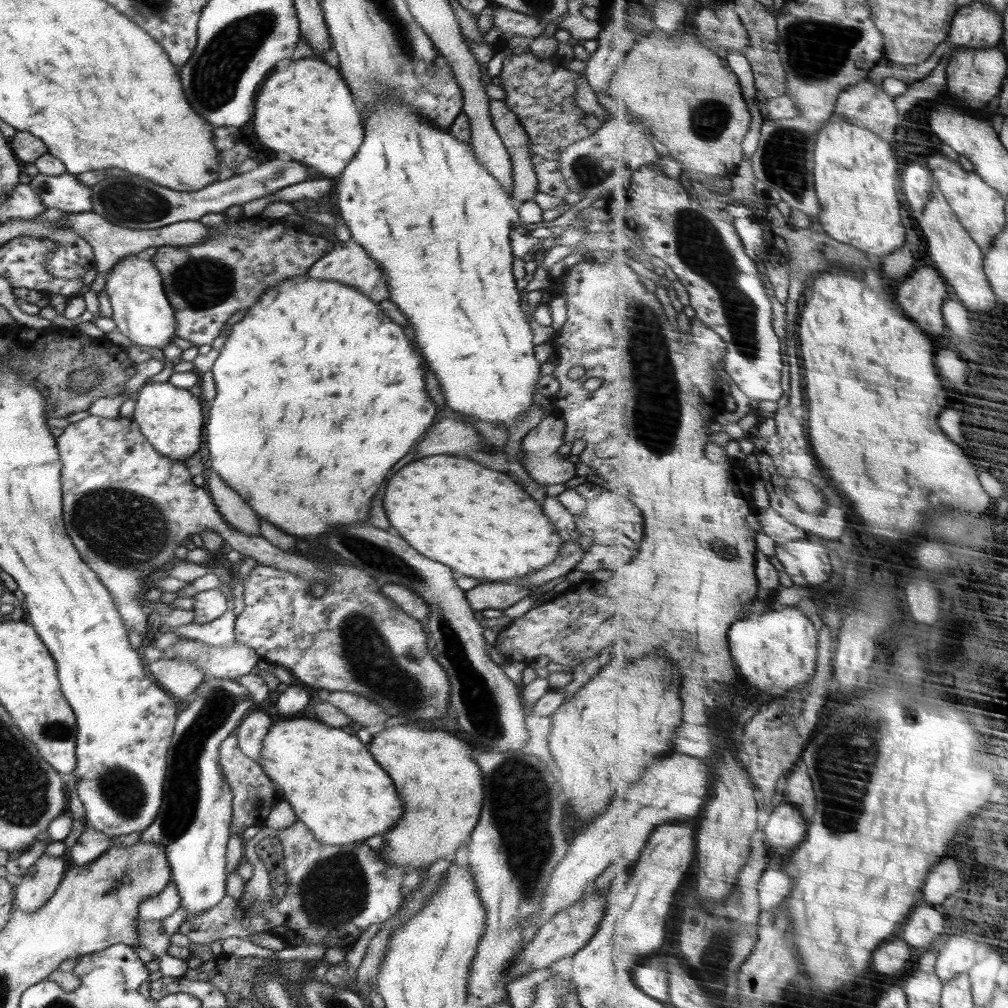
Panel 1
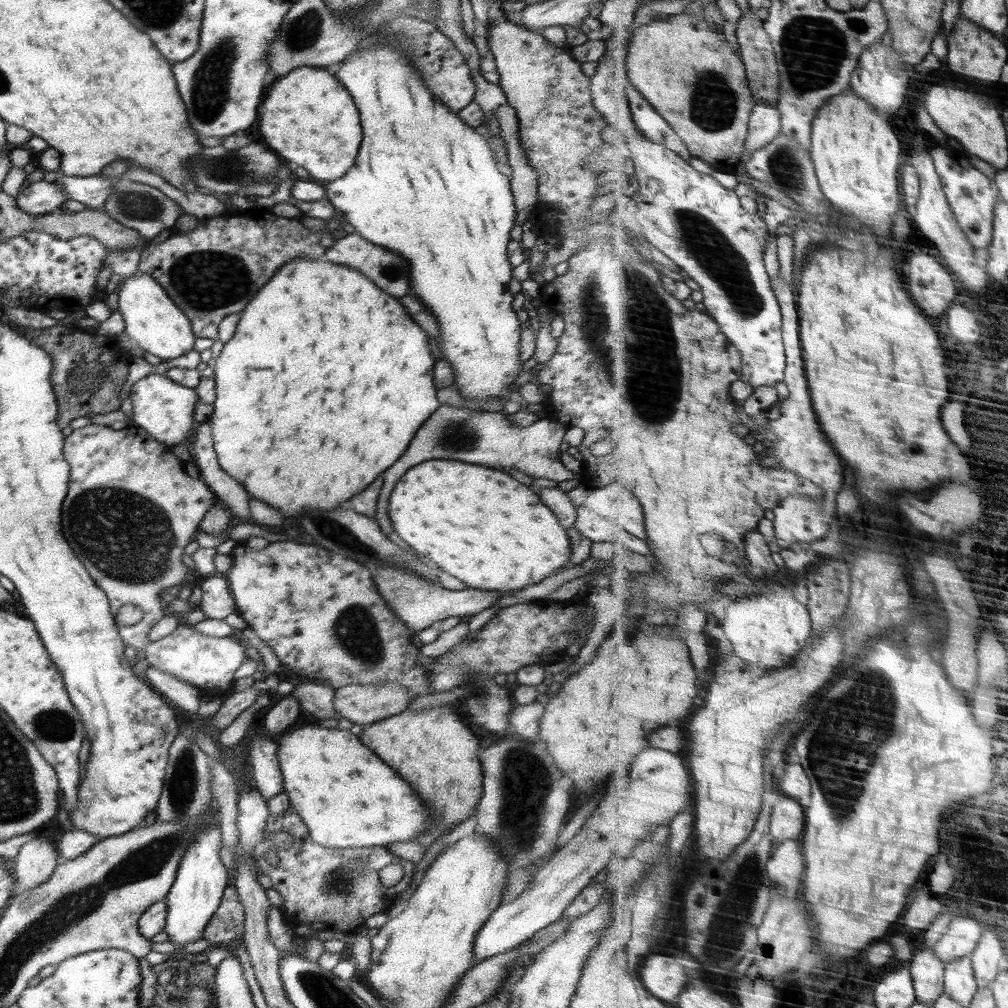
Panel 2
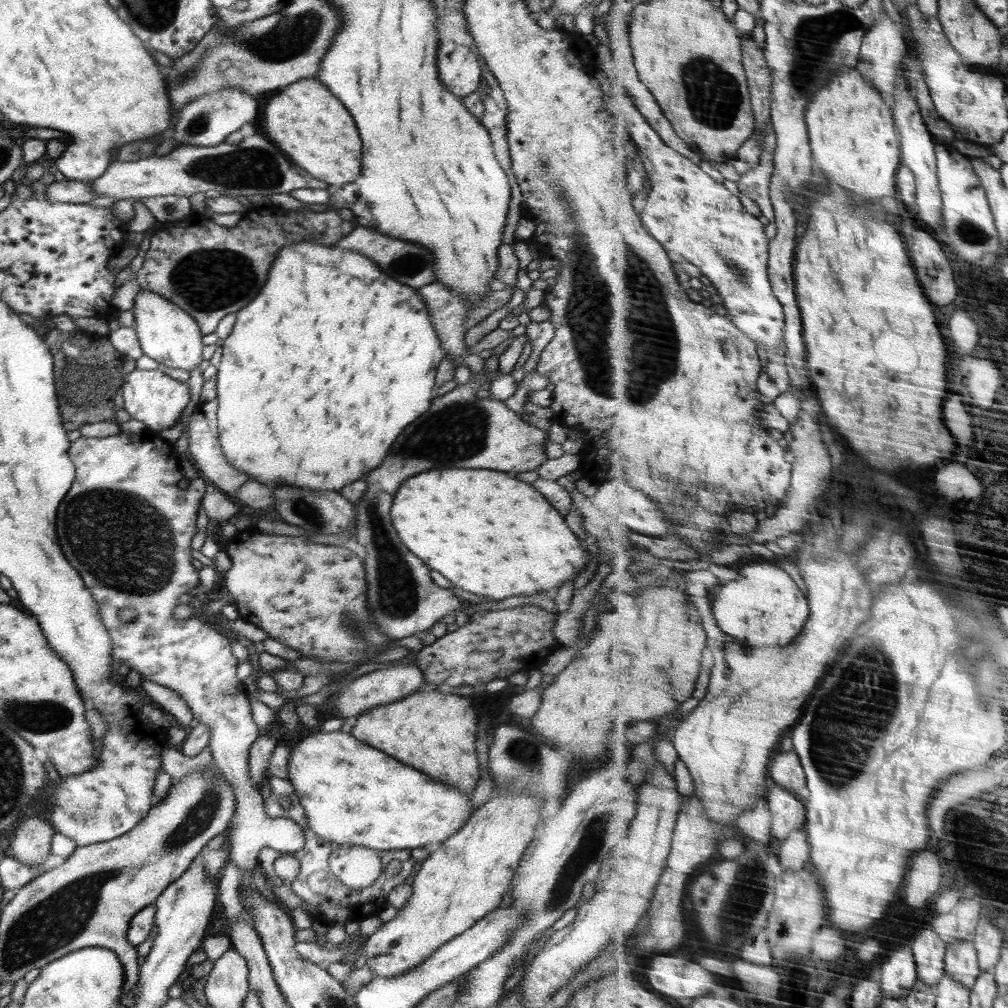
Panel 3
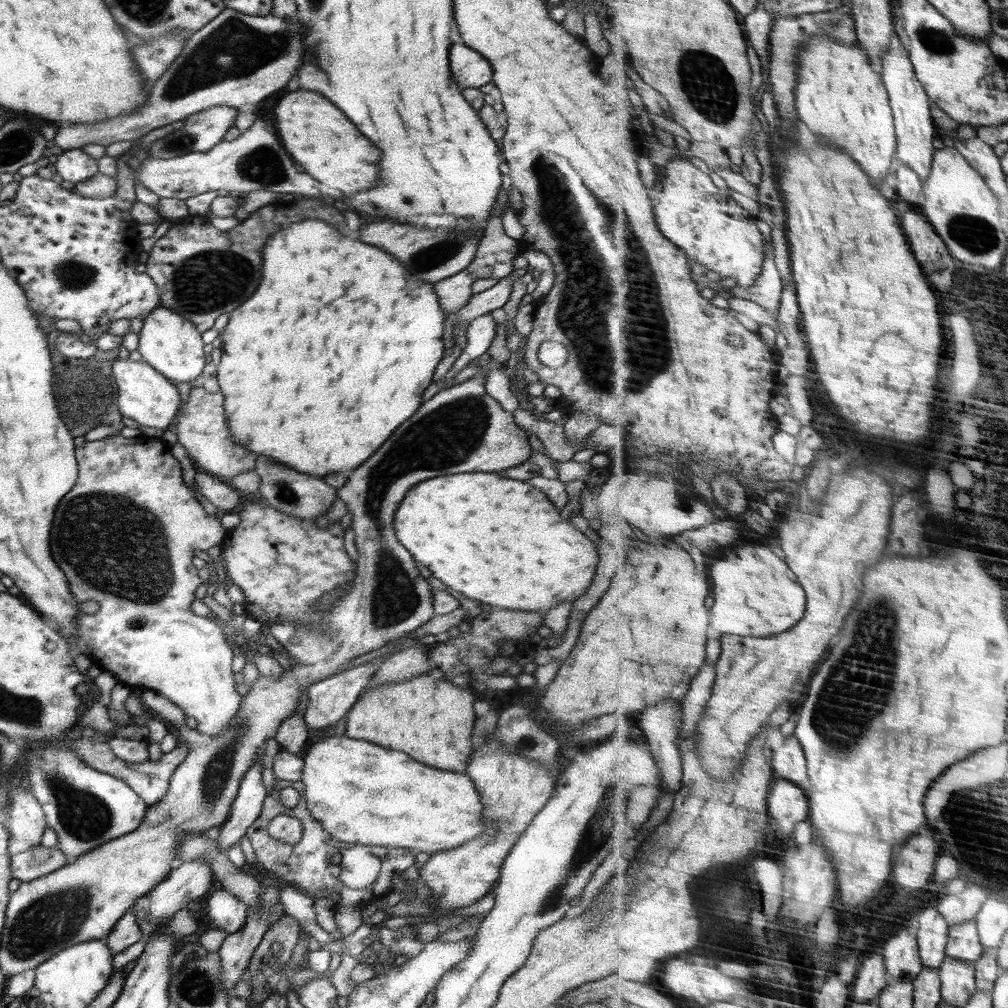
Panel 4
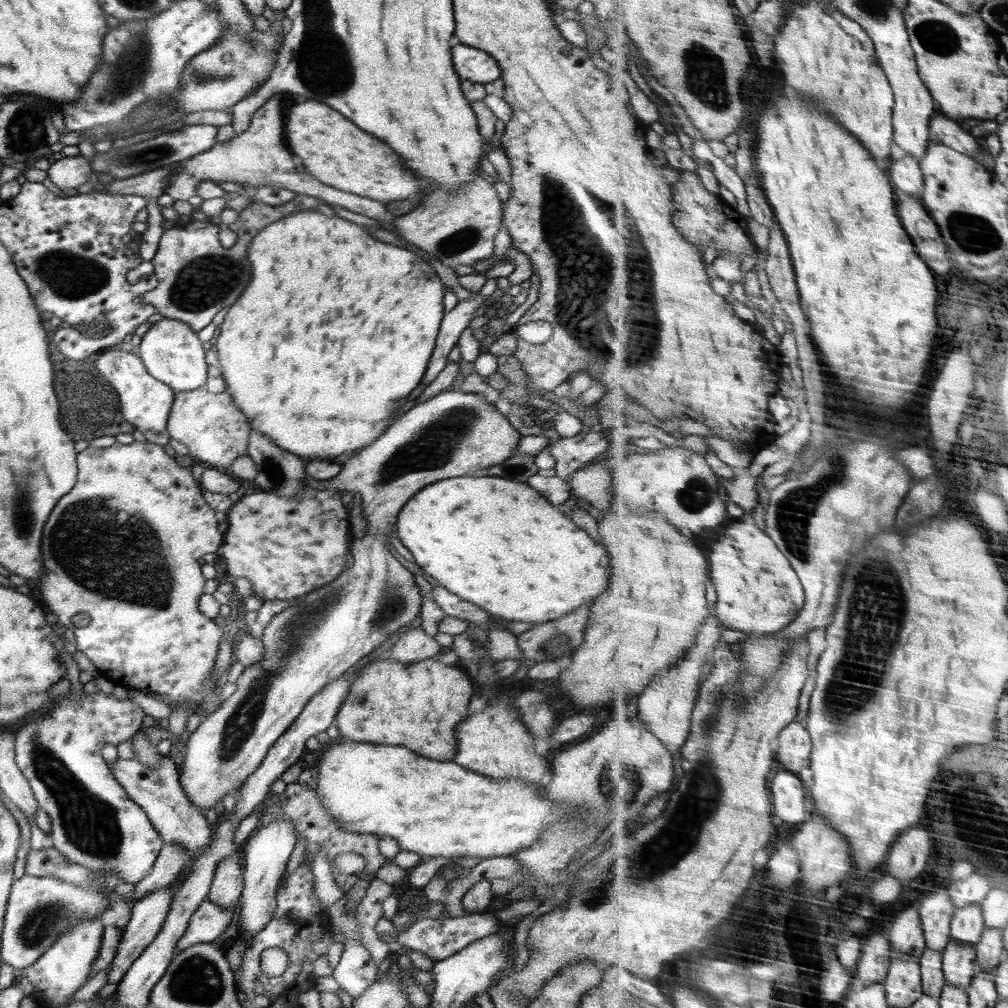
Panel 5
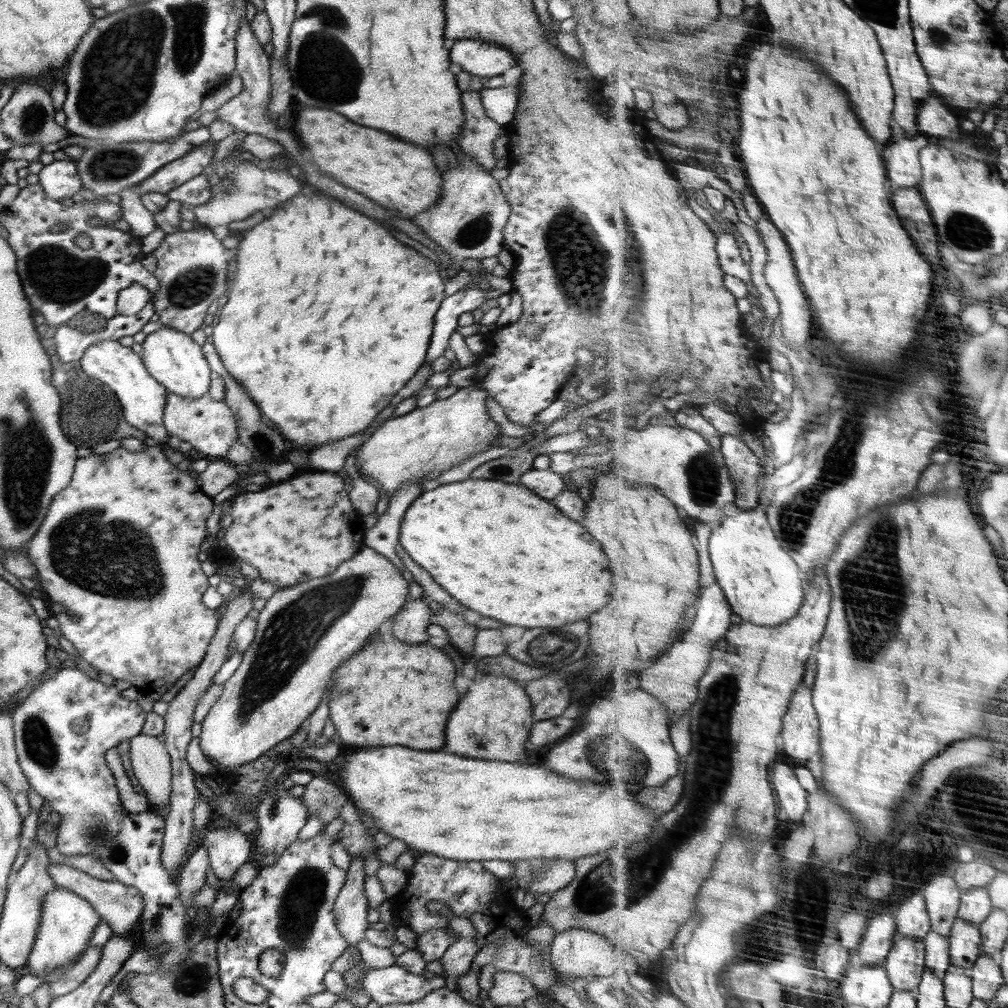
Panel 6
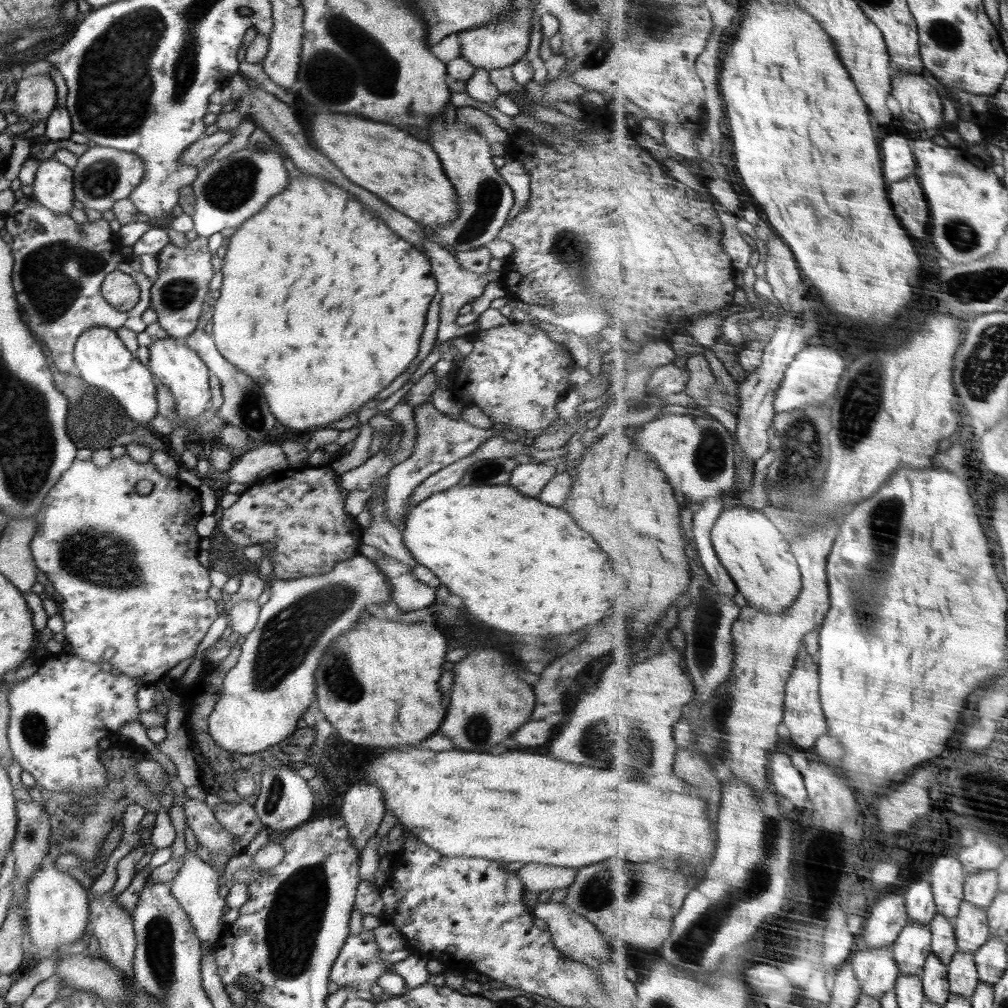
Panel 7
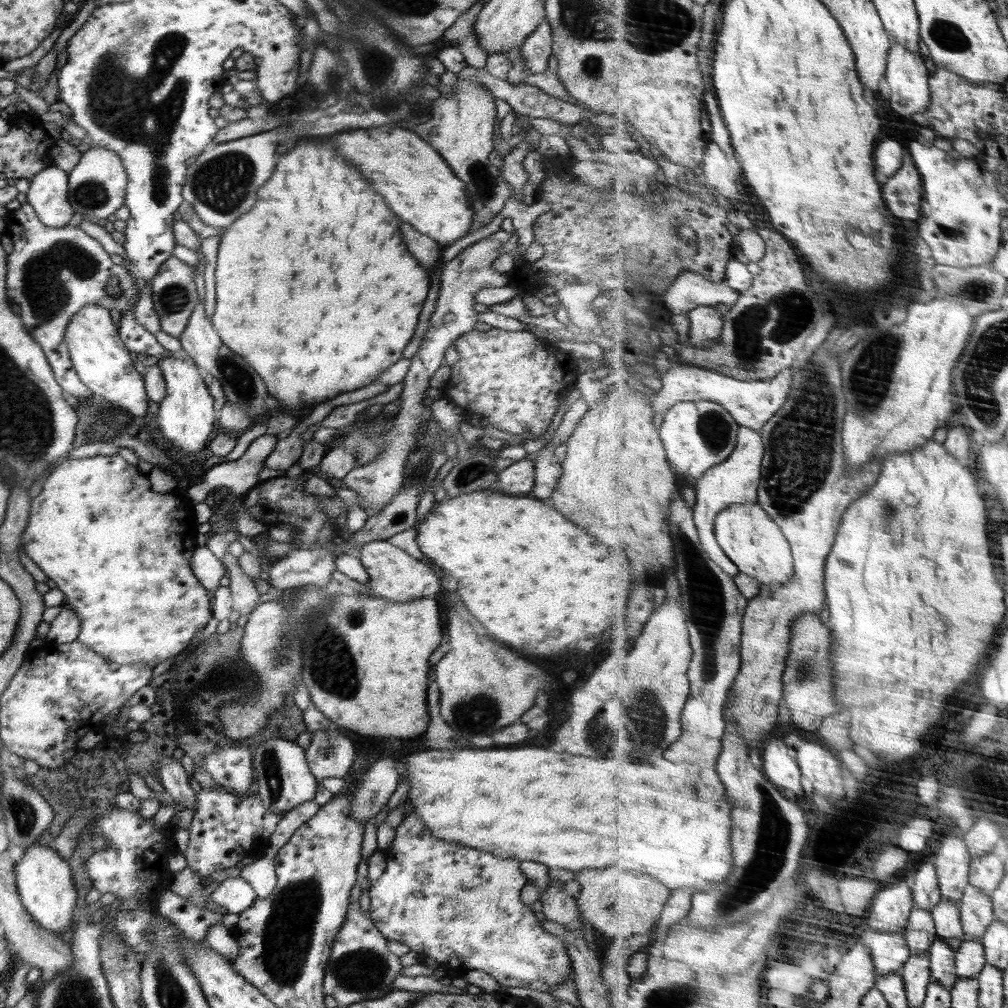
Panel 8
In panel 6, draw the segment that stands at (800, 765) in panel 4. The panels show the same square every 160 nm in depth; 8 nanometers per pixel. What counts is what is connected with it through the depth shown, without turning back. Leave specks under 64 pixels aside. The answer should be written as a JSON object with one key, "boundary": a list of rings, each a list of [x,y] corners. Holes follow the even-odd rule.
{"boundary":[[[806,684],[796,691],[791,710],[785,716],[782,748],[796,764],[810,764],[822,750],[822,728],[815,707],[814,690]]]}

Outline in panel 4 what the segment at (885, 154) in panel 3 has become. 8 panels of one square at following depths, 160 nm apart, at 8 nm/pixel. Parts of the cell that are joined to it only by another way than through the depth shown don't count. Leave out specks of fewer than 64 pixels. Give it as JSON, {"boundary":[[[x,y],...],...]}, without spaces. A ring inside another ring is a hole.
{"boundary":[[[815,36],[807,44],[810,46],[808,52],[804,52],[804,68],[797,90],[799,117],[818,138],[825,138],[826,142],[856,158],[872,178],[888,178],[892,160],[899,151],[899,136],[891,96],[880,66],[870,60],[860,41],[840,44],[828,36]]]}

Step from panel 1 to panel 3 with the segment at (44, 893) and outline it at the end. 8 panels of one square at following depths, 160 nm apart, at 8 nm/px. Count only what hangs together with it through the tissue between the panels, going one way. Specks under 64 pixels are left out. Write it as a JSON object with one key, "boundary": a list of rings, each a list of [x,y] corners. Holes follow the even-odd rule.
{"boundary":[[[23,816],[8,853],[26,866],[41,866],[50,852],[55,828],[38,816]]]}

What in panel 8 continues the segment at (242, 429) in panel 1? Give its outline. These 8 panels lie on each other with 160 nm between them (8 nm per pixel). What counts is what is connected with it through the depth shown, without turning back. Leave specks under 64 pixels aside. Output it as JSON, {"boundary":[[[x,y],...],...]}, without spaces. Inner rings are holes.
{"boundary":[[[298,142],[288,154],[278,158],[272,178],[260,188],[256,196],[254,208],[224,230],[218,245],[215,268],[216,306],[211,322],[222,342],[236,354],[244,356],[247,364],[260,375],[269,395],[277,398],[281,404],[278,410],[290,411],[302,418],[318,403],[338,396],[340,392],[352,392],[368,386],[376,381],[382,372],[403,358],[402,352],[410,342],[414,328],[418,324],[422,302],[428,296],[431,277],[428,278],[428,272],[420,268],[418,260],[406,250],[398,224],[400,218],[392,214],[384,198],[376,194],[370,188],[370,184],[362,178],[362,174],[356,168],[352,168],[344,158],[340,158],[334,150],[324,150],[320,142]]]}

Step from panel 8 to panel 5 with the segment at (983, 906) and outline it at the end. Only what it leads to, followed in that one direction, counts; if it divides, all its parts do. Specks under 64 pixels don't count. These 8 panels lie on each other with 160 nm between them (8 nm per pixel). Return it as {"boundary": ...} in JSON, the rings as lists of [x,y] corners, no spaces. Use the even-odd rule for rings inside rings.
{"boundary":[[[950,941],[944,953],[944,971],[947,982],[966,990],[972,986],[979,972],[977,944]]]}

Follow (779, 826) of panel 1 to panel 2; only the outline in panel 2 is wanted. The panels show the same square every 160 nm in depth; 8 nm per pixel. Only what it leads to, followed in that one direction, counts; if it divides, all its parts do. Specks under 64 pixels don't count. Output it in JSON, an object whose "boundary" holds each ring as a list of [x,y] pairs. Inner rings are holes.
{"boundary":[[[792,797],[783,798],[775,805],[771,833],[774,835],[777,844],[804,837],[804,830],[806,830],[806,810],[804,807],[799,800]]]}

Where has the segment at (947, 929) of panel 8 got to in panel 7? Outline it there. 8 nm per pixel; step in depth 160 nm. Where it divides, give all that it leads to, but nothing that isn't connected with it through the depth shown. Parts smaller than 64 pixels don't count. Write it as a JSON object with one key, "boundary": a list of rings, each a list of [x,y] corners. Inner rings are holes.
{"boundary":[[[939,912],[932,921],[931,929],[933,930],[933,952],[944,964],[950,966],[955,954],[958,954],[963,946],[958,940],[954,920]]]}

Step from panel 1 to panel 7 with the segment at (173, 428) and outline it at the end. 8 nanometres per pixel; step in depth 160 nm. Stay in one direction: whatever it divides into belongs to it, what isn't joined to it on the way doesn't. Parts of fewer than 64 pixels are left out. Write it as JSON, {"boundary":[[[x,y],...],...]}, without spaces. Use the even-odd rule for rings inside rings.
{"boundary":[[[92,327],[83,332],[73,350],[80,378],[90,386],[108,391],[139,425],[148,424],[157,414],[156,383],[148,366],[142,365],[116,334],[106,327]]]}

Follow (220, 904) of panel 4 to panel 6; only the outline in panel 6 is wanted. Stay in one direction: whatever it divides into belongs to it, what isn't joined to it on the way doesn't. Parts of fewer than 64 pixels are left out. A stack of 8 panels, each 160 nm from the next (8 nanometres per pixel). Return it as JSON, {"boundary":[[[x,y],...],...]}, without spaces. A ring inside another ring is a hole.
{"boundary":[[[209,826],[204,827],[201,830],[199,845],[204,845],[207,848],[210,868],[218,877],[218,880],[230,880],[230,882],[232,882],[238,868],[245,862],[252,860],[254,854],[251,836],[245,834],[236,826],[217,827],[215,829],[210,829]]]}

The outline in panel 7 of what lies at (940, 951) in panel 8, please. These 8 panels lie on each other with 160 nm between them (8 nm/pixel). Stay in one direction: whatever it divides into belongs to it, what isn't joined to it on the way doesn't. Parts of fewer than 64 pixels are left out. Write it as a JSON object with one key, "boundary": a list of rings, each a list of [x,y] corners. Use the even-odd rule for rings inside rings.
{"boundary":[[[933,952],[927,960],[924,970],[924,990],[927,1000],[947,1005],[953,995],[949,979],[949,966],[944,964],[940,957]]]}

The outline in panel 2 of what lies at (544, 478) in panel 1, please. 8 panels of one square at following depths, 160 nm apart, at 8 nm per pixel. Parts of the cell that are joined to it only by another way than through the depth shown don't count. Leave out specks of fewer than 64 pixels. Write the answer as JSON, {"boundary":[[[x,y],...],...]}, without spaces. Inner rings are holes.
{"boundary":[[[444,404],[440,405],[426,420],[424,428],[420,428],[416,432],[414,440],[410,442],[410,446],[402,454],[404,458],[396,460],[396,464],[392,468],[388,468],[384,474],[384,486],[380,492],[378,514],[376,514],[376,520],[380,524],[381,531],[386,532],[385,535],[390,540],[400,540],[400,536],[394,534],[390,518],[388,518],[388,498],[390,498],[394,484],[400,480],[400,476],[408,468],[420,464],[424,460],[446,458],[446,460],[462,460],[462,462],[470,462],[470,464],[482,464],[488,468],[510,466],[510,468],[522,470],[528,476],[547,478],[556,482],[584,479],[583,474],[576,474],[566,469],[561,462],[559,448],[564,441],[566,430],[567,427],[564,424],[550,418],[538,419],[534,424],[520,428],[513,424],[510,415],[502,414],[500,408],[495,407],[482,408],[465,405],[464,408],[447,408]],[[454,410],[460,410],[460,412],[454,412]]]}

